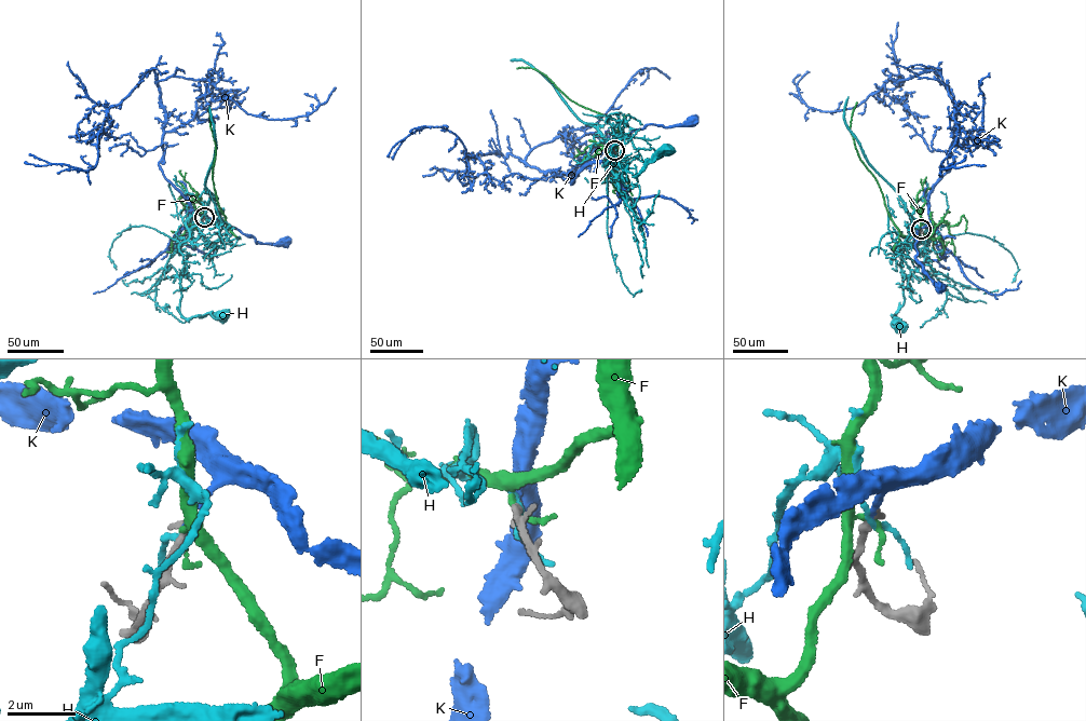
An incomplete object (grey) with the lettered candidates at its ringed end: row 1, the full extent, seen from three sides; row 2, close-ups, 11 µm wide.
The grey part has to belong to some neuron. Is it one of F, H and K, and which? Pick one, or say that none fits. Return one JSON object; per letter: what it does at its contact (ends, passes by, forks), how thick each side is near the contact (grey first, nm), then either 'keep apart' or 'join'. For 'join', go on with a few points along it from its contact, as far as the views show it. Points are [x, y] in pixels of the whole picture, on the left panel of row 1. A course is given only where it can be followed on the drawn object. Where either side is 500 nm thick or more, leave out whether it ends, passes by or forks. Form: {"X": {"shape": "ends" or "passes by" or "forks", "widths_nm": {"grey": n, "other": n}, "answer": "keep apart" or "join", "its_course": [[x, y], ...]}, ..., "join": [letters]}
{"F": {"shape": "forks", "widths_nm": {"grey": 200, "other": 180}, "answer": "keep apart"}, "H": {"shape": "passes by", "widths_nm": {"grey": 220, "other": 140}, "answer": "keep apart"}, "K": {"shape": "ends", "widths_nm": {"grey": 200, "other": 160}, "answer": "join", "its_course": [[204, 217], [222, 220], [257, 242], [279, 245], [285, 242]]}, "join": ["K"]}

